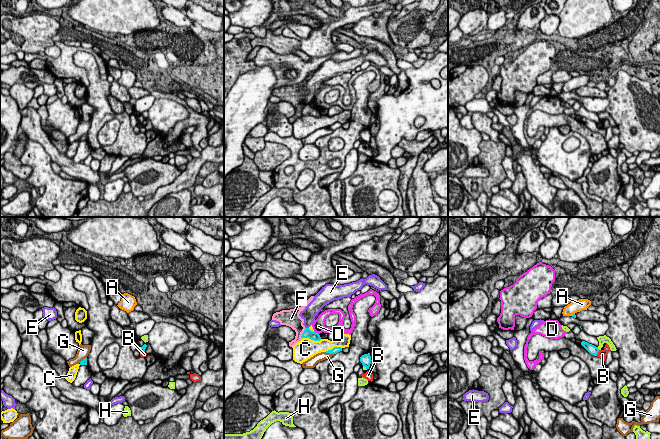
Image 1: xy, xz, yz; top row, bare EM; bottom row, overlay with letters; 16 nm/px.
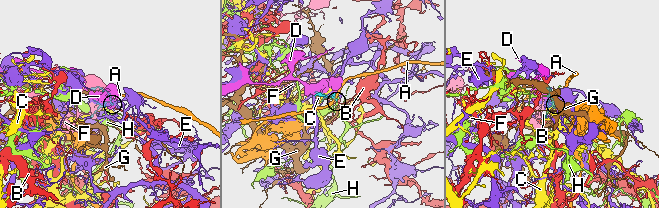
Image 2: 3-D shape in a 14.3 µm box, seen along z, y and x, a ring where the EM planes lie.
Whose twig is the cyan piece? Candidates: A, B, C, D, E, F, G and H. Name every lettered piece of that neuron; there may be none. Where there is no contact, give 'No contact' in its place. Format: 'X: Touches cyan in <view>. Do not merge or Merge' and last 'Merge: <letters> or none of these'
A: Touches cyan in yz. Do not merge
B: Touches cyan in yz. Merge
C: Touches cyan in xz. Do not merge
D: Touches cyan in xz. Do not merge
E: Touches cyan in xz. Do not merge
F: Touches cyan in xz. Do not merge
G: Touches cyan in xz. Do not merge
H: Touches cyan in yz. Do not merge
Merge: B

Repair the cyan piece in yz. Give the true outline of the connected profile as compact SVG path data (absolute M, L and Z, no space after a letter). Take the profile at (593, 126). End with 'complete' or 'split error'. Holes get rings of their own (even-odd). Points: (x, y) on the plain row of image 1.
M585 117L581 118L581 121L591 130L594 132L597 132L599 134L601 134L603 137L605 137L606 132L608 130L608 128L610 127L610 123L609 121L606 119L605 123L603 126L599 126L598 123L589 120Z; split error

